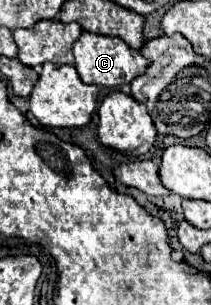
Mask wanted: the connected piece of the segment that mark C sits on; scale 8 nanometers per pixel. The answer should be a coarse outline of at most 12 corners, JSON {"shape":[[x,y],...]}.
{"shape":[[81,34],[73,46],[85,84],[117,88],[149,60],[123,40]]}

